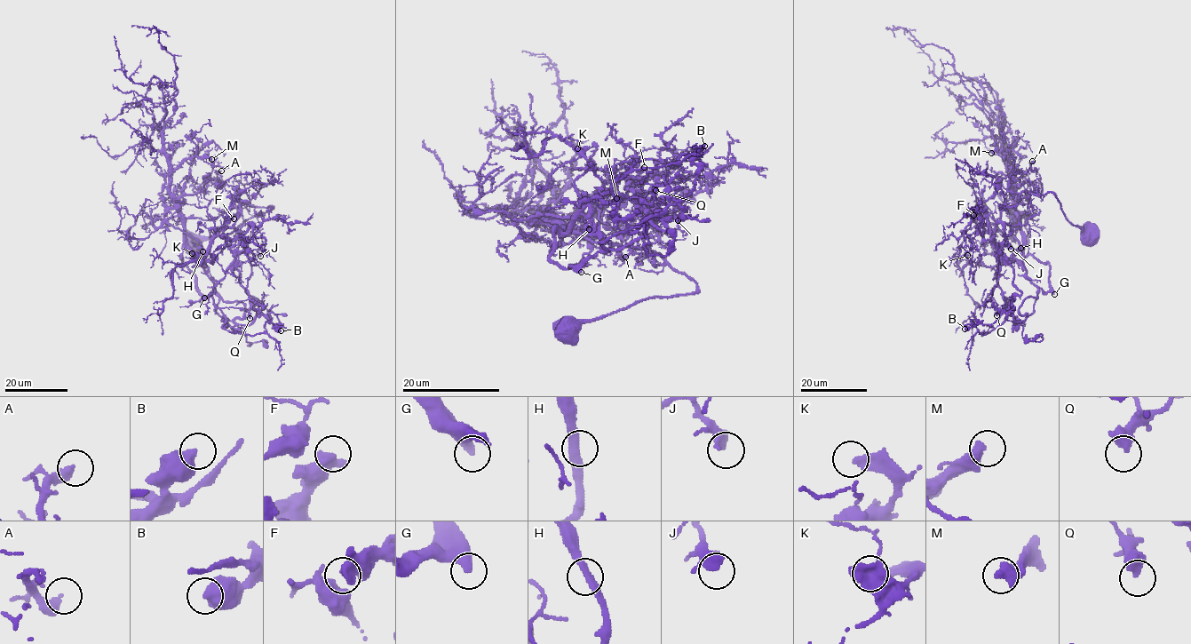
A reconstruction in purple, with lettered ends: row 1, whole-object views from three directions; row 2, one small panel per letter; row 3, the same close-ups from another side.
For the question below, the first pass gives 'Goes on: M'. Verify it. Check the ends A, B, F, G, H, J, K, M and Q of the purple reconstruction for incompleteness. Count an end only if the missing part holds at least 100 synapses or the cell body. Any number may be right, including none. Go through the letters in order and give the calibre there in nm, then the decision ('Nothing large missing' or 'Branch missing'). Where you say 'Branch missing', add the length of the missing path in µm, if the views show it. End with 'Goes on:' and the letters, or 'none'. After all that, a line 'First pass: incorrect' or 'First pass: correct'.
A: Thickness 400 nm. Nothing large missing
B: Thickness 550 nm. Nothing large missing
F: Thickness 400 nm. Nothing large missing
G: Thickness 480 nm. Nothing large missing
H: Thickness 320 nm. Nothing large missing
J: Thickness 360 nm. Nothing large missing
K: Thickness 400 nm. Nothing large missing
M: Thickness 550 nm. Branch missing. Missing length about 25 µm
Q: Thickness 500 nm. Nothing large missing
Goes on: M
First pass: correct

